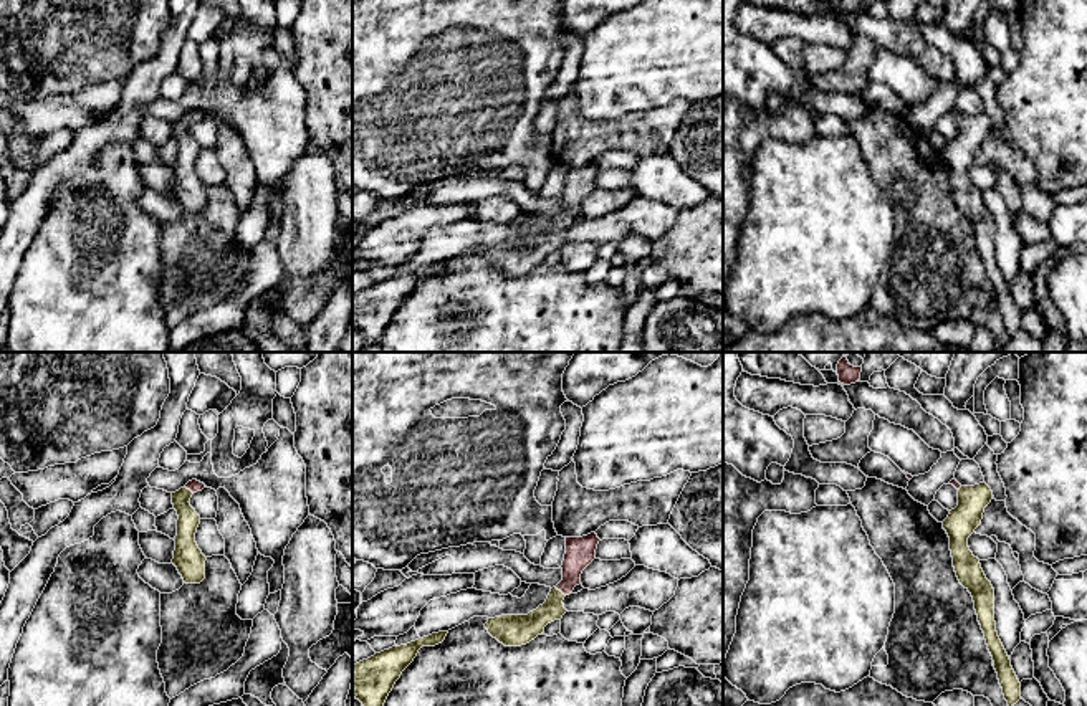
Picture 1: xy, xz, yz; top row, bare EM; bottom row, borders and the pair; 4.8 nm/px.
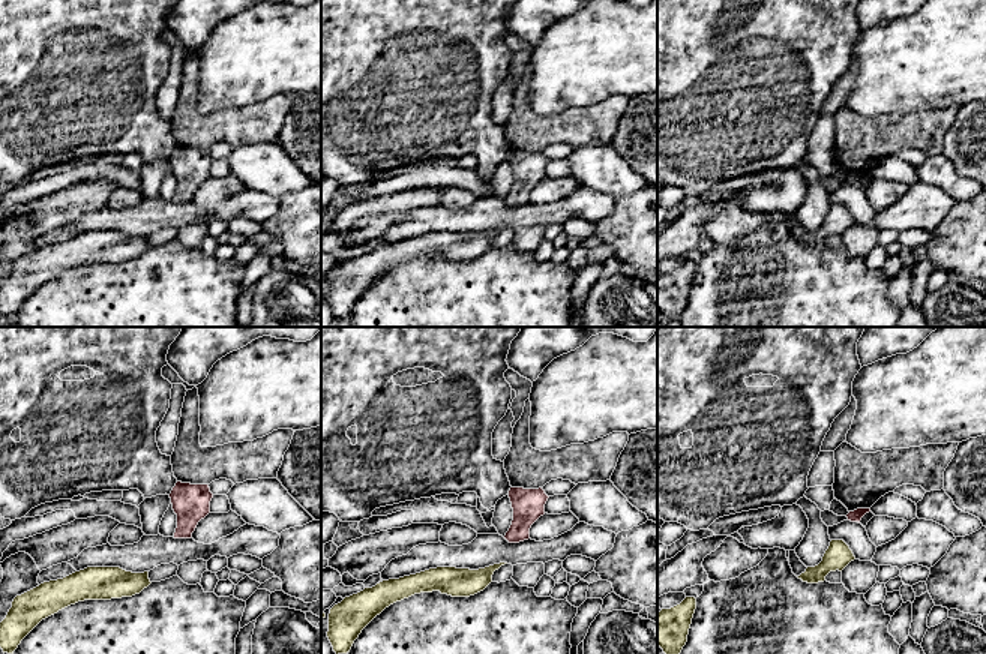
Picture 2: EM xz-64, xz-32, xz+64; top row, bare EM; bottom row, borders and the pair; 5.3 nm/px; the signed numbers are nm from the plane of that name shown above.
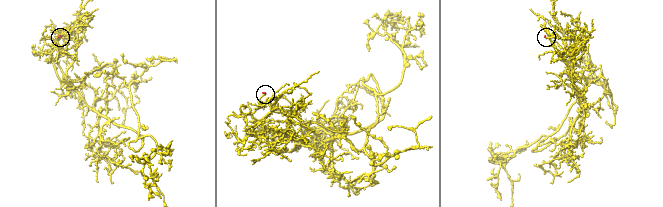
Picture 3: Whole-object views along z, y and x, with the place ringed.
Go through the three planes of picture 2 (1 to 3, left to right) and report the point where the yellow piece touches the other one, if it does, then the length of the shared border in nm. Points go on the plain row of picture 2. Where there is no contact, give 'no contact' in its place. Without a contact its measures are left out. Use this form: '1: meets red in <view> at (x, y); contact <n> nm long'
1: no contact
2: no contact
3: no contact

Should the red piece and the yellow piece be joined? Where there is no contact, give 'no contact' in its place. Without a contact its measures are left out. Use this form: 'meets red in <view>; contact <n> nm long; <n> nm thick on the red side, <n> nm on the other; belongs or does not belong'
meets red in xz; contact 70 nm long; 140 nm thick on the red side, 130 nm on the other; belongs

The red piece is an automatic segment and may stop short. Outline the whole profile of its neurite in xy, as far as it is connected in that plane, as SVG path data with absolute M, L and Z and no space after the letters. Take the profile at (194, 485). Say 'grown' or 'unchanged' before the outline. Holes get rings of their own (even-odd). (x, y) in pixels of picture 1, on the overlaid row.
grown; M192 479L184 488L172 493L172 504L179 516L172 564L177 567L185 584L200 584L205 579L207 557L195 542L200 516L189 503L192 494L204 488L204 483Z

